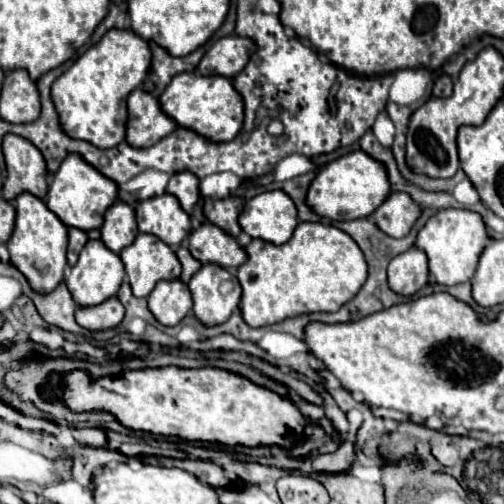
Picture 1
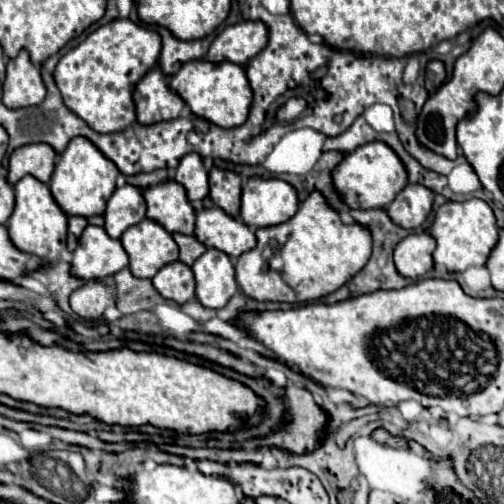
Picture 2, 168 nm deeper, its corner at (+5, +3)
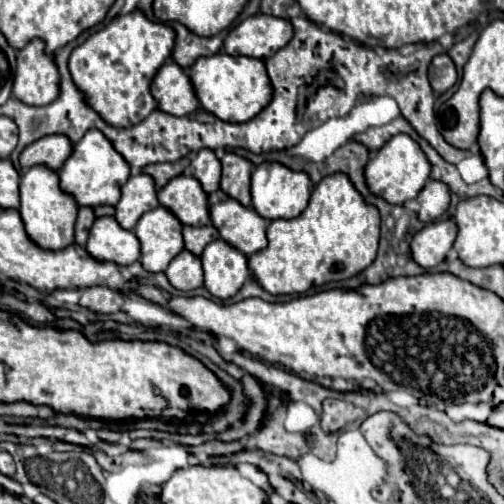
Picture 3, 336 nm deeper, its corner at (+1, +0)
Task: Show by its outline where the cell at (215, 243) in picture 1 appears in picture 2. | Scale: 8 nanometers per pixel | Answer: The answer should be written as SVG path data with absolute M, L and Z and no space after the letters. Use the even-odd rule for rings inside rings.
M212 206L196 214L196 232L194 236L208 248L218 248L230 258L238 258L256 244L256 236L248 224L226 216L222 208Z

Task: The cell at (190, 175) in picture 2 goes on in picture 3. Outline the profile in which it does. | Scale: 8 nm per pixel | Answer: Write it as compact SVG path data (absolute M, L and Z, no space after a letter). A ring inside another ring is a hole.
M202 149L198 151L192 161L192 177L200 181L202 189L206 195L212 195L214 191L218 191L218 177L220 177L220 161L216 159L216 155L210 149Z

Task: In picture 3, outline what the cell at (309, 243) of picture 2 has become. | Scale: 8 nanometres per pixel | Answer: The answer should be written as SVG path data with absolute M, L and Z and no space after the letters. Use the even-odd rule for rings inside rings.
M334 173L324 177L312 189L310 203L302 211L302 215L288 221L284 219L272 221L268 225L266 237L268 237L268 247L248 257L248 267L252 271L252 277L264 291L272 295L300 295L324 283L350 279L360 271L364 271L374 261L380 239L380 213L374 205L366 205L362 201L360 193L352 187L350 179L344 173Z

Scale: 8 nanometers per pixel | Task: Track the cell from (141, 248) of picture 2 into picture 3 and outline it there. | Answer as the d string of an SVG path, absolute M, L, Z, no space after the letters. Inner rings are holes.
M164 207L148 211L138 221L134 235L140 241L140 263L150 273L166 271L168 263L184 249L182 223Z

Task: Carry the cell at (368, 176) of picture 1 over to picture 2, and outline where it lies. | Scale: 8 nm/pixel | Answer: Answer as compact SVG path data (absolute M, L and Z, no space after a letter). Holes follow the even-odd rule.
M370 142L362 148L356 148L354 152L346 154L344 160L334 168L334 186L344 196L346 204L350 208L386 208L394 196L408 184L406 168L402 160L398 160L398 154L382 142Z

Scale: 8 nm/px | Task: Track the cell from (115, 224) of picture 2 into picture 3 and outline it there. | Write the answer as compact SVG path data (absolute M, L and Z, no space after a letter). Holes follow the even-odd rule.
M132 175L122 185L122 197L116 205L116 221L122 229L134 229L134 225L140 221L140 217L158 207L154 179L150 175Z

